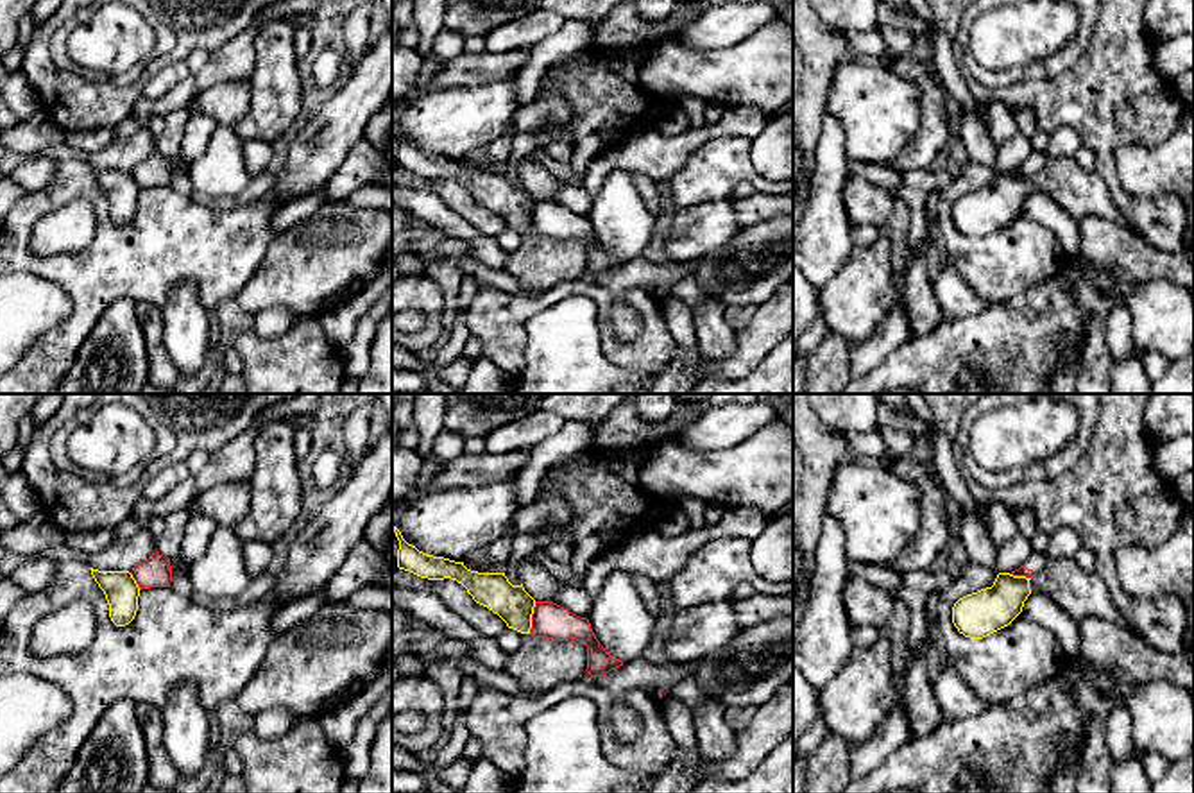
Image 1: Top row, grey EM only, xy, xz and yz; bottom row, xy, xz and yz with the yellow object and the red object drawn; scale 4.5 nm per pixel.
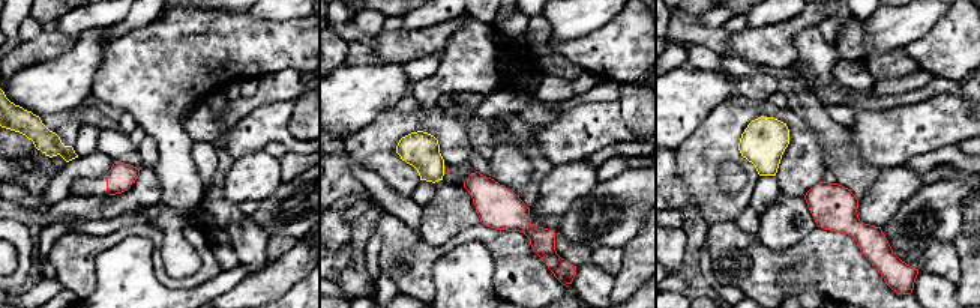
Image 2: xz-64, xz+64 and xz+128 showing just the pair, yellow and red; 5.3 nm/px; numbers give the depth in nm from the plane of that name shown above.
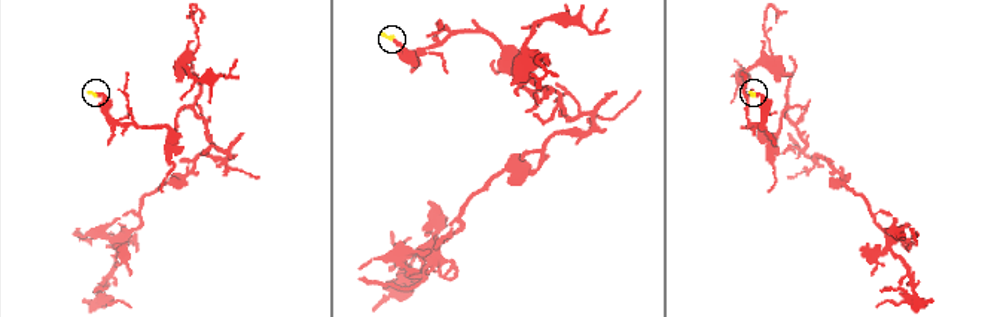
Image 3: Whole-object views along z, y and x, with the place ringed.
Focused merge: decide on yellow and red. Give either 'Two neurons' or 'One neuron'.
Two neurons

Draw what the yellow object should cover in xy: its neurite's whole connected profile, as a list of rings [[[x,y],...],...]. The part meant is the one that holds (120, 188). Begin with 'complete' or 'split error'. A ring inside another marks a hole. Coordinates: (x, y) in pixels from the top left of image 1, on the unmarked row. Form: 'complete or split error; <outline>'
complete; [[[98,170],[91,174],[109,202],[109,217],[116,226],[129,224],[138,209],[140,186],[129,170]]]

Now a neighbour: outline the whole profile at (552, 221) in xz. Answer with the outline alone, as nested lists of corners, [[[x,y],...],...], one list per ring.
[[[535,200],[530,234],[553,240],[584,240],[587,245],[585,270],[594,277],[623,265],[600,243],[587,217],[580,217],[553,200]]]

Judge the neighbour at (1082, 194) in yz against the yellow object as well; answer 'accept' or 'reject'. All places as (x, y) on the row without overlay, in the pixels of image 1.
accept

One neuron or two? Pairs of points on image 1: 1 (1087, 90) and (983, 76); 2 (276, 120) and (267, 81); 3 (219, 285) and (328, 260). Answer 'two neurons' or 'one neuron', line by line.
1: two neurons
2: one neuron
3: two neurons

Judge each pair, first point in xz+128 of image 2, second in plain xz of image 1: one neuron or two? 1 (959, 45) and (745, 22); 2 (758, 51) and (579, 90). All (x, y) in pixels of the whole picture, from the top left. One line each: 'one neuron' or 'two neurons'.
1: two neurons
2: two neurons

